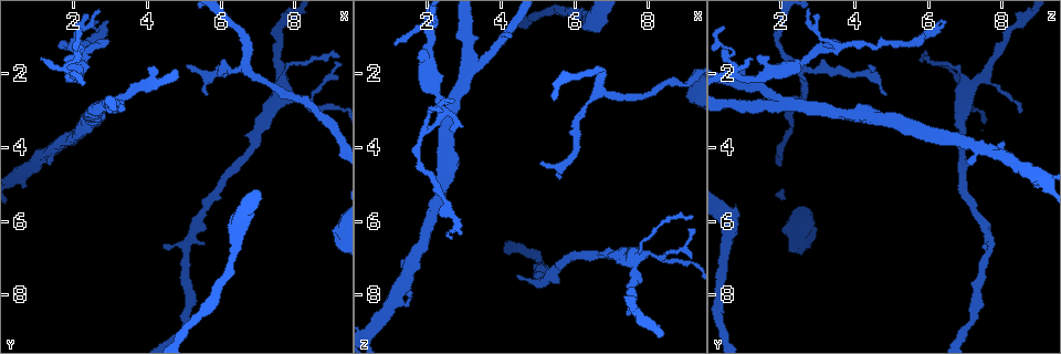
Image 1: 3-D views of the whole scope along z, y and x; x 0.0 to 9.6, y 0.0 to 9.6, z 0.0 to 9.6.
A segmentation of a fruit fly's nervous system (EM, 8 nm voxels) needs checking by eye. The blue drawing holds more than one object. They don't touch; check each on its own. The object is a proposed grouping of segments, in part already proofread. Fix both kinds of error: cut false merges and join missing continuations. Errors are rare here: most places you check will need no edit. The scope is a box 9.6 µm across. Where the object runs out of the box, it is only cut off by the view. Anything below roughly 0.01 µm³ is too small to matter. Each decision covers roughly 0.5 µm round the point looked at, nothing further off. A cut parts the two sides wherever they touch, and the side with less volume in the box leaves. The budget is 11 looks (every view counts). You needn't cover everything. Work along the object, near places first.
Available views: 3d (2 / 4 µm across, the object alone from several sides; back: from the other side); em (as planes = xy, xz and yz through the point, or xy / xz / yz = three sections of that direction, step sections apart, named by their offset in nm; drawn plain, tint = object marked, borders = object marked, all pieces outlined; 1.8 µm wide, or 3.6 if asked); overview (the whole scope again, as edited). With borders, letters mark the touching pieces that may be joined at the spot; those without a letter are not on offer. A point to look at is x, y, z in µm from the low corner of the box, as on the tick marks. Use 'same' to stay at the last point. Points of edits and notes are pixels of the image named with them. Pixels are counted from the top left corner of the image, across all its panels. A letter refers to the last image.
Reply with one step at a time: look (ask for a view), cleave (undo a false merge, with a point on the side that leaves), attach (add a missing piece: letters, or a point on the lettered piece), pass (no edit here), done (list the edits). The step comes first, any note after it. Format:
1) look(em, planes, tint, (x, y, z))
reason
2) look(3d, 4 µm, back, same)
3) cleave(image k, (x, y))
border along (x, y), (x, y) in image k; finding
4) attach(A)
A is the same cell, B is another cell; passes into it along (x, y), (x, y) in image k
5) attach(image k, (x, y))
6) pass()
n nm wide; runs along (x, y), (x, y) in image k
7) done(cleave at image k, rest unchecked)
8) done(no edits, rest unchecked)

look(3d, 4 µm, back, (7.65, 2.55, 6.95))
sudden change in width

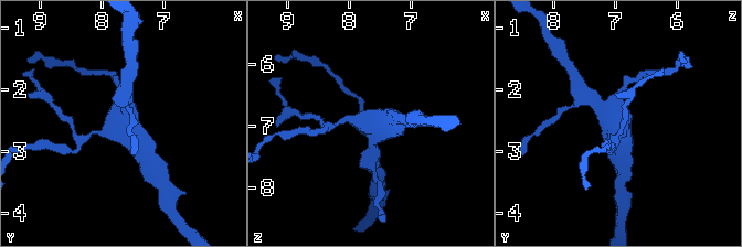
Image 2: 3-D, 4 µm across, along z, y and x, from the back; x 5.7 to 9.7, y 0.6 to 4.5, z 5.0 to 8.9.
look(em, planes, tint, (7.60, 2.50, 7.00))
4 arms; need the tissue

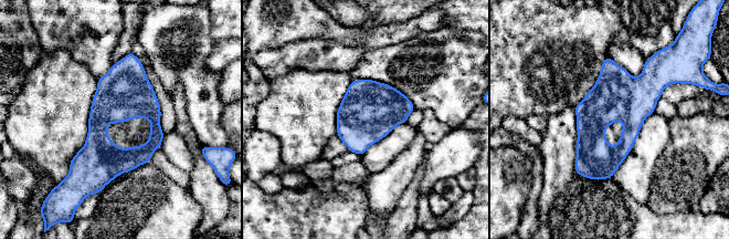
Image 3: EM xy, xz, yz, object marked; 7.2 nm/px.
look(em, planes, borders, same)

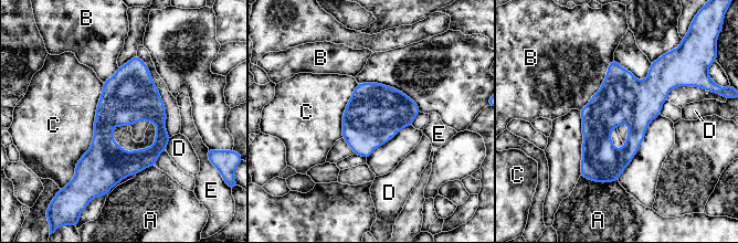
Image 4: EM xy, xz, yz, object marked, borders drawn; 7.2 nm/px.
pass()
A, B, C, D and E are other cells; runs along (661, 69), (598, 134), (586, 175) in image 4; all the same neuron

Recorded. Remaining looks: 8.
look(3d, 2 µm, (5.60, 2.50, 4.85))
tapers out

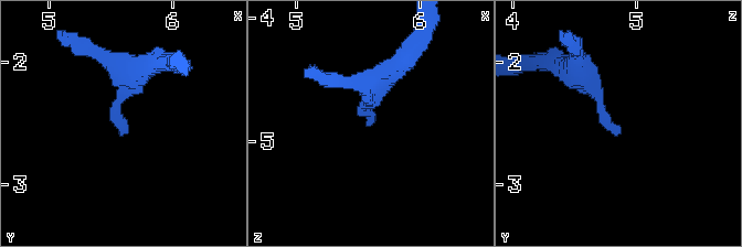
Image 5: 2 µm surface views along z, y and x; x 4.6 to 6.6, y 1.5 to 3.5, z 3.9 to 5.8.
look(em, xy, step 16, tint, (5.58, 2.56, 4.88))

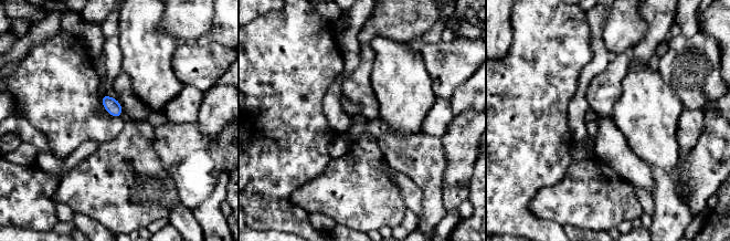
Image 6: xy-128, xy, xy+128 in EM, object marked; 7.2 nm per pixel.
look(em, planes, borders, same)
cut it another way

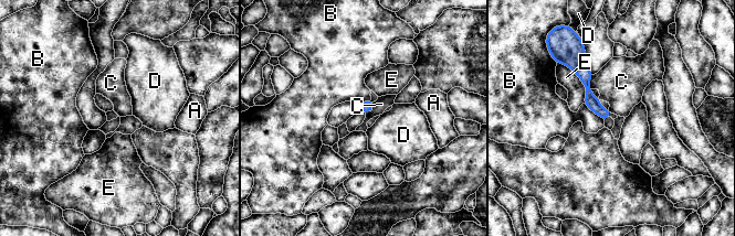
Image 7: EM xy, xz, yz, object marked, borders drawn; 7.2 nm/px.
pass()
A, B, C, D and E are other cells; border along (592, 75), (590, 88) in image 7; none of them fits

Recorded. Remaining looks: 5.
look(3d, 4 µm, (2.65, 1.10, 3.55))
thin end

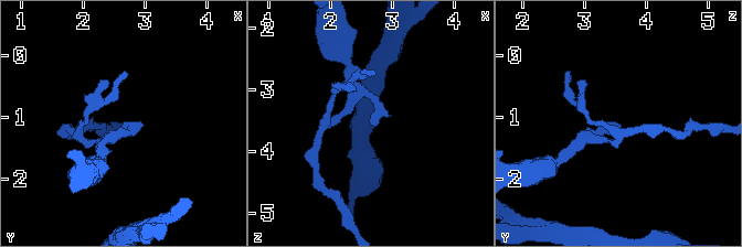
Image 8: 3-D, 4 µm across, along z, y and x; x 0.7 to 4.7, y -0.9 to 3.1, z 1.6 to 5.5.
look(em, planes, plain, (2.65, 1.15, 3.55))

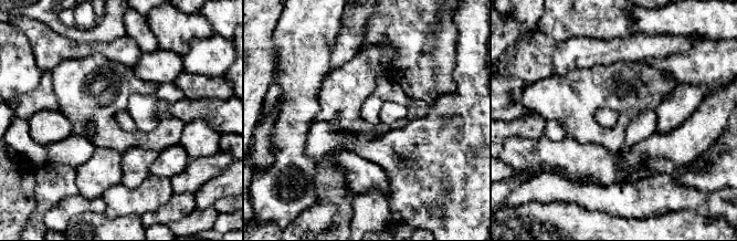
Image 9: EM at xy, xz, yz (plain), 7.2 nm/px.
look(em, planes, borders, same)

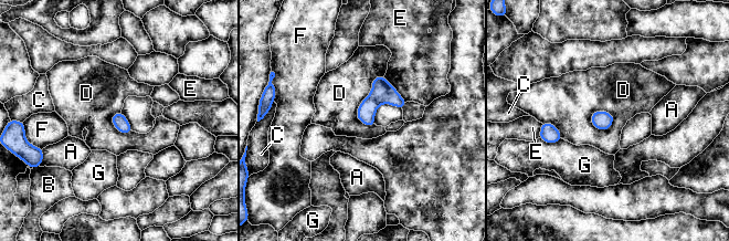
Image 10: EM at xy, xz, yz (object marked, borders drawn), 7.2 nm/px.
pass()
110 nm wide; A, B, C, D, E, F and G are other cells; border along (383, 75), (357, 109), (367, 126) in image 10; none of them fits

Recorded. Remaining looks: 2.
look(3d, 4 µm, back, (4.05, 1.80, 1.00))
free end

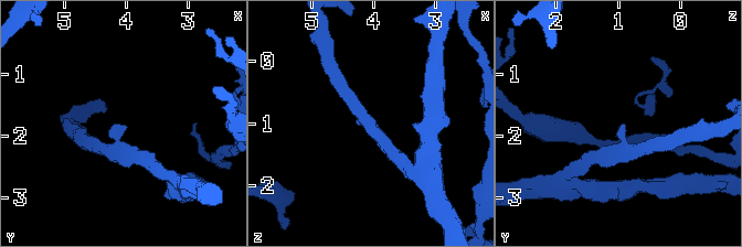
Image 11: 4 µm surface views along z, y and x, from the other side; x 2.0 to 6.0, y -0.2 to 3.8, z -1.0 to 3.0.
look(em, planes, borders, (4.00, 1.80, 0.95))
arms of 220, 220 nm; now the EM

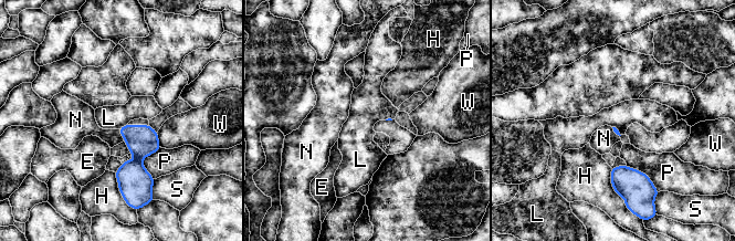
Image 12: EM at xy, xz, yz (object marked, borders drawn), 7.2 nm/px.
pass()
E, H, L, N, P, S and W are other cells; border along (127, 123), (117, 128) in image 12; none of them fits

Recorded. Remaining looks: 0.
done(no edits, rest unchecked)

